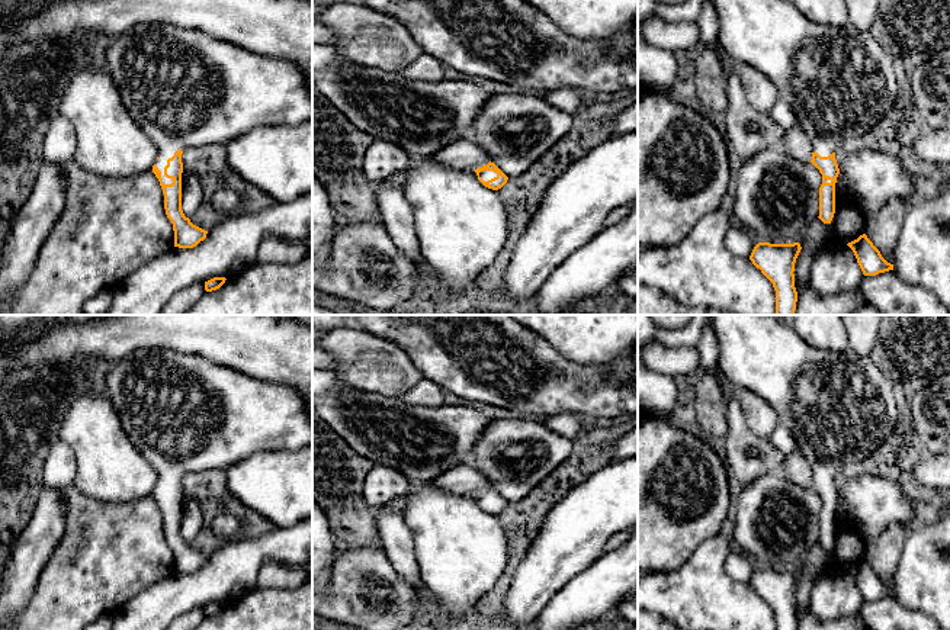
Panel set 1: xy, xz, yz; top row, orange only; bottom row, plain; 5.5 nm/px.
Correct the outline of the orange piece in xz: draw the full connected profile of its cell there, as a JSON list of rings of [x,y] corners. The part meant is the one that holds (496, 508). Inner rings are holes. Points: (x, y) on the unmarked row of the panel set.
[[[488,488],[475,495],[478,505],[488,514],[498,515],[501,514],[508,502],[494,489]]]

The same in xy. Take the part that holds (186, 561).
[[[135,350],[107,373],[106,389],[126,437],[158,475],[153,498],[163,514],[166,540],[179,573],[193,573],[208,559],[182,536],[184,475],[225,470],[256,451],[296,450],[312,444],[312,414],[293,388],[250,377],[200,356]]]

